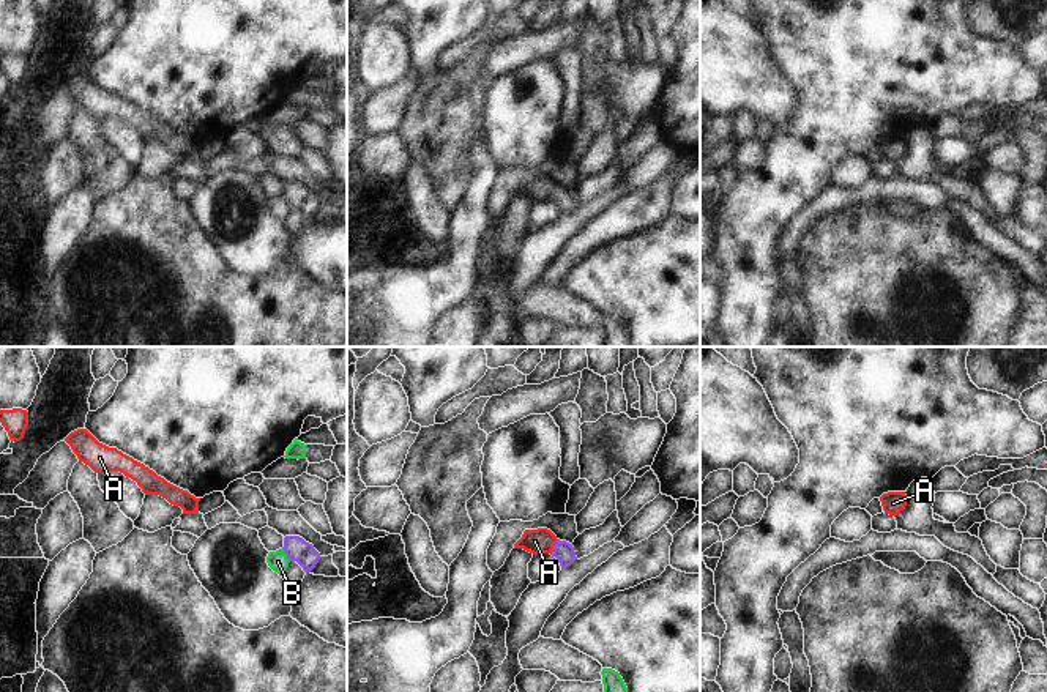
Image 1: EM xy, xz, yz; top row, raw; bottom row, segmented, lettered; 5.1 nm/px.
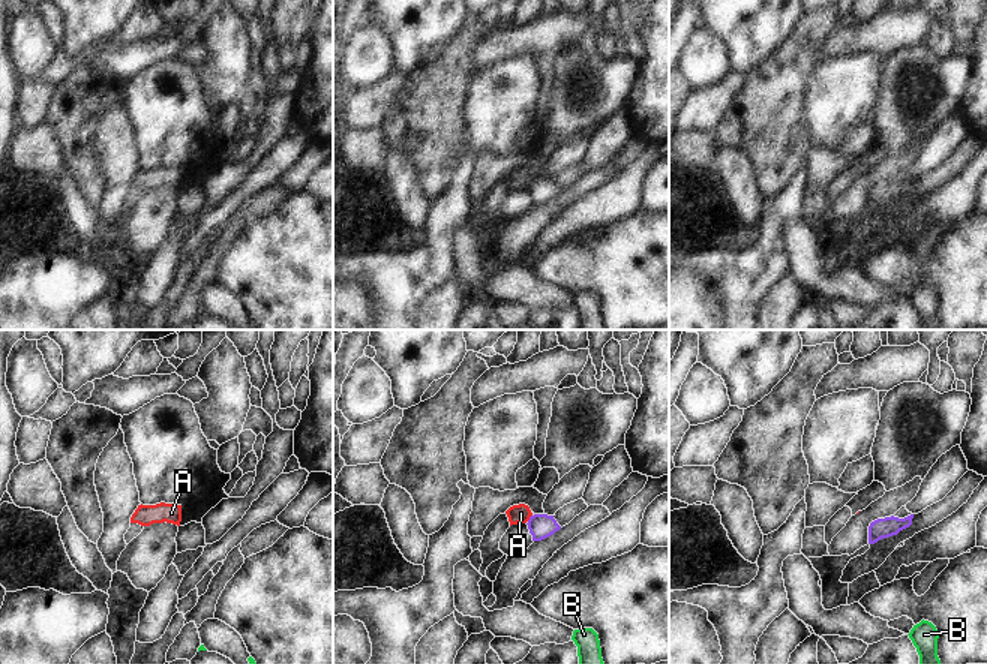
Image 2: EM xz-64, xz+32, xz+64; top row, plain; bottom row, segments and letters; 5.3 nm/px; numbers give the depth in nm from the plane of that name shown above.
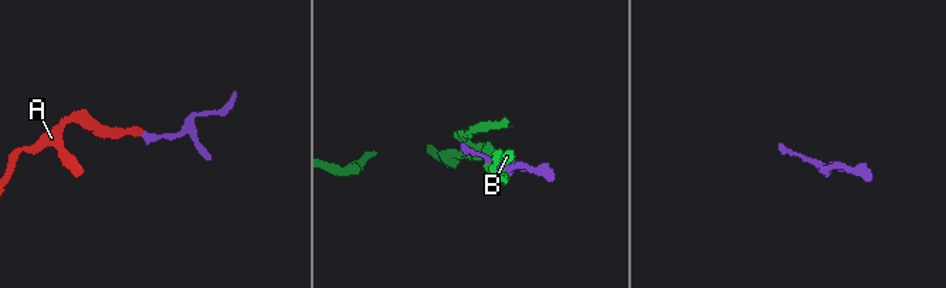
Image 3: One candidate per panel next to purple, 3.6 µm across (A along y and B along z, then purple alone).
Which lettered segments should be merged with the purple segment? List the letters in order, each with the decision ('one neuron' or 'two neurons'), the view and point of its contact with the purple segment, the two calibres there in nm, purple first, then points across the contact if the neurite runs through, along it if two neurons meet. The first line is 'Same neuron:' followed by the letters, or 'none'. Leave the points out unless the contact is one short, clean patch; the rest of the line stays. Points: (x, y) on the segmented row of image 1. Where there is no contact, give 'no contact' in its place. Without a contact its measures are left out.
Same neuron: A
A: one neuron; contact xz (554, 547); calibres 100 and 130 nm; way xz (563, 552), (554, 547), (544, 541), (535, 541)
B: two neurons; contact xy (286, 554); calibres 120 and 100 nm; border xy (283, 547), (290, 560)

